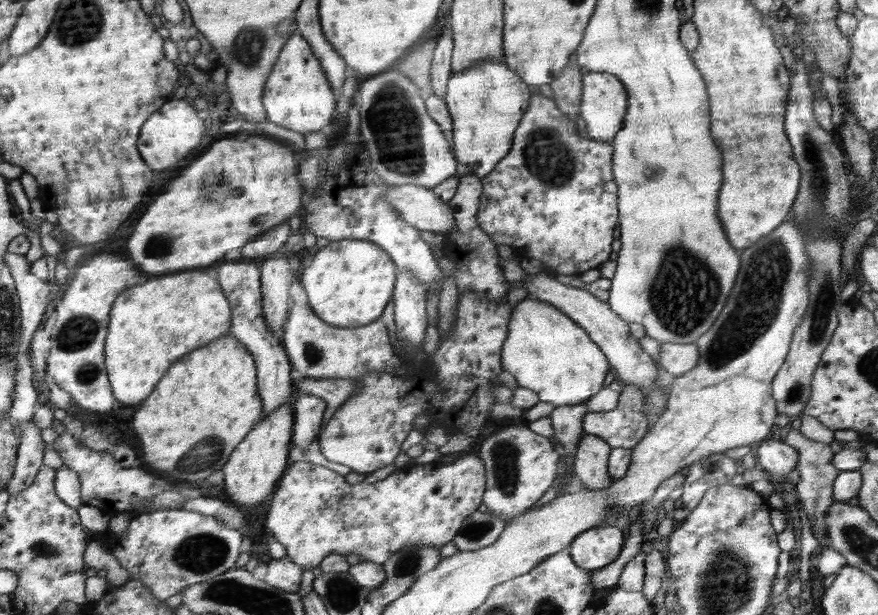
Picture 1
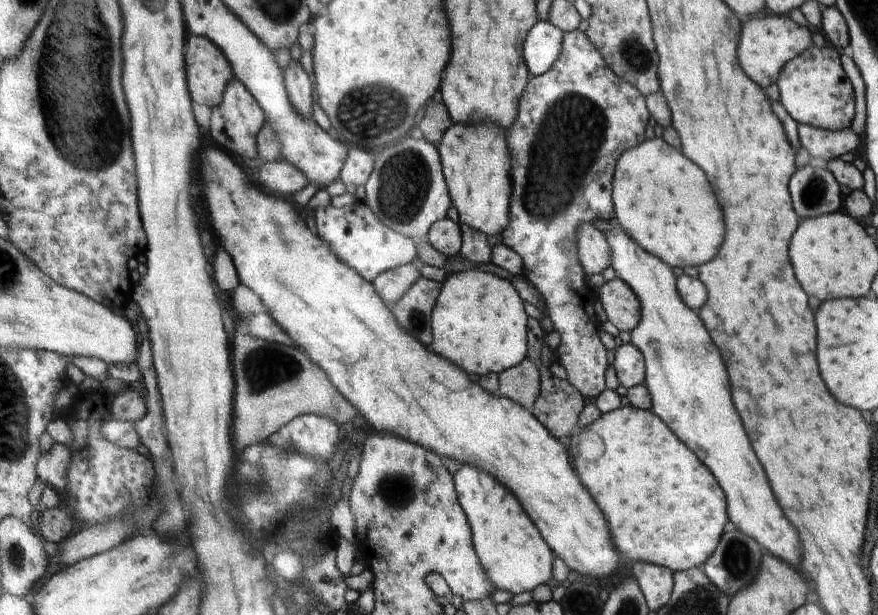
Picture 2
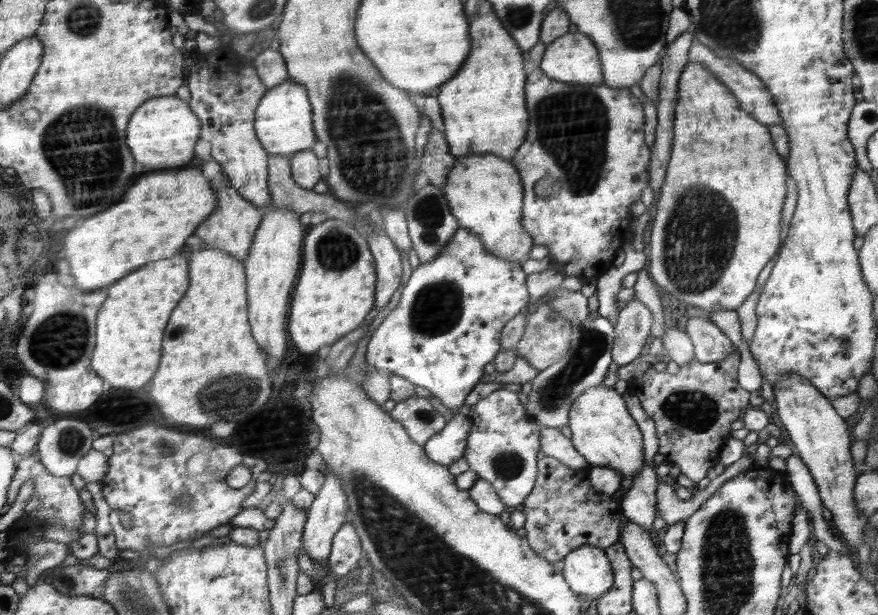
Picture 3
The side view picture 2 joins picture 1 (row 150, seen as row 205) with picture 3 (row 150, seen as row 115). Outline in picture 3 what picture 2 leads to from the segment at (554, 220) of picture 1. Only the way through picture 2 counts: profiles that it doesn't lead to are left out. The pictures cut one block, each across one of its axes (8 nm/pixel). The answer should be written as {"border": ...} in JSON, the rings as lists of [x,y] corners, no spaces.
{"border":[[[541,69],[530,73],[526,86],[526,108],[528,108],[528,134],[526,142],[518,148],[516,155],[509,159],[510,162],[518,160],[518,170],[522,170],[522,178],[526,178],[526,226],[534,230],[535,245],[546,245],[549,248],[550,260],[564,276],[576,276],[581,282],[587,283],[592,278],[598,279],[605,272],[614,267],[614,258],[618,258],[619,250],[626,246],[628,235],[634,230],[631,222],[634,222],[634,202],[642,202],[642,194],[646,194],[646,187],[650,186],[650,158],[653,157],[651,146],[646,143],[646,112],[642,98],[634,94],[634,90],[627,88],[591,86],[590,84],[576,84],[559,82],[549,78]]]}

